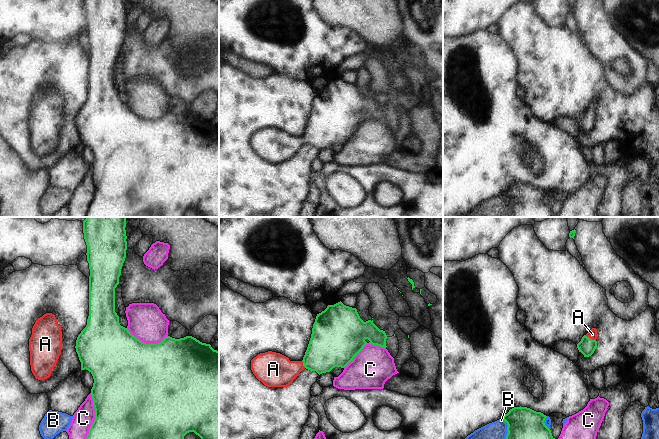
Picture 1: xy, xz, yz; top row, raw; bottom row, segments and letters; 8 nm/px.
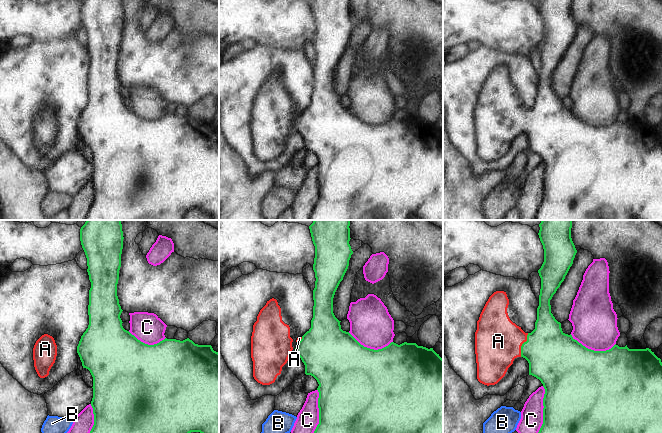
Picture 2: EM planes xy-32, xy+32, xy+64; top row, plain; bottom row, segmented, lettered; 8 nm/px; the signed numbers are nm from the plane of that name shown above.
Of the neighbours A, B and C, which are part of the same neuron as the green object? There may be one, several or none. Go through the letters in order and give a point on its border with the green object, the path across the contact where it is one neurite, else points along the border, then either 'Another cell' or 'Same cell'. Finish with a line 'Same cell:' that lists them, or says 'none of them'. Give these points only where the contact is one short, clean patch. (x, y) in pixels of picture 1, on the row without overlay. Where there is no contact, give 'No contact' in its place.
A: Touches green at yz (589, 114). Path across: yz (587, 122), (589, 114), (592, 110). Same cell
B: Touches green at yz (507, 205). Another cell
C: Touches green at xy (95, 193). Another cell
Same cell: A.

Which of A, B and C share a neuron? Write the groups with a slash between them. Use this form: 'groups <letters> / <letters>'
groups A / B / C

